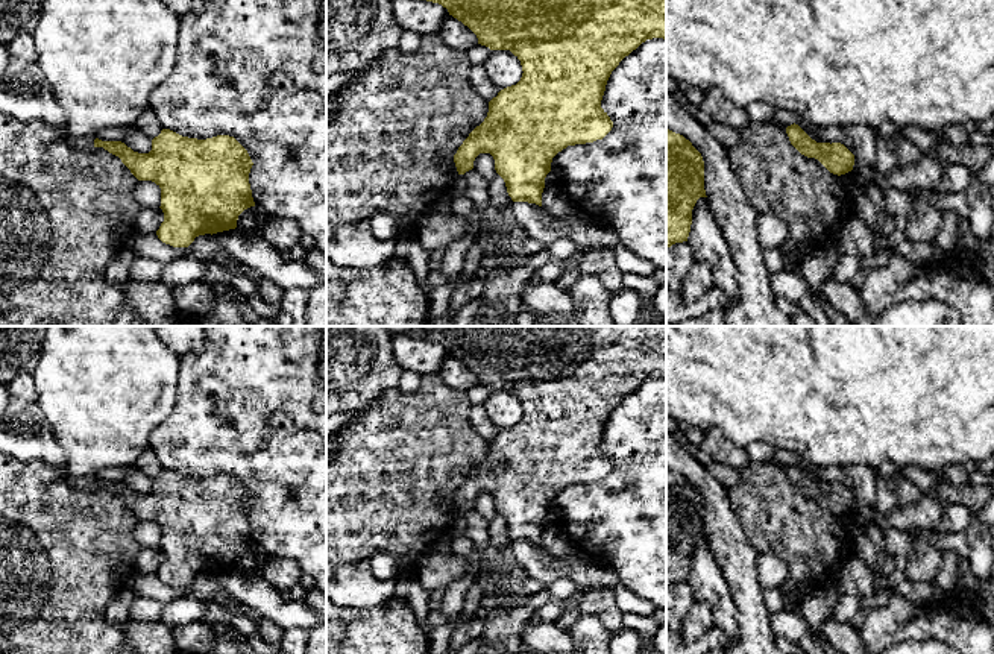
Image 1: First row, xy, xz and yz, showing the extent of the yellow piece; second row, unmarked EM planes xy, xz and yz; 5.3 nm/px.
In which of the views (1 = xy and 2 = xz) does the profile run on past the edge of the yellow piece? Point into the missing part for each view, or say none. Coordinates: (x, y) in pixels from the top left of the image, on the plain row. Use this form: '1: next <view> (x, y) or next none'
1: next none
2: next none

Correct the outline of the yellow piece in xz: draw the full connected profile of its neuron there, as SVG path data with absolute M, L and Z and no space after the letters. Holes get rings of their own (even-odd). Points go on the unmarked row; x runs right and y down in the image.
M382 326L392 335L408 335L439 343L467 366L478 384L510 390L522 405L522 417L489 442L484 461L458 487L454 502L458 514L473 508L480 493L490 493L513 542L542 546L545 517L552 498L568 486L602 479L613 461L601 448L607 420L619 402L642 382L666 379L666 326Z

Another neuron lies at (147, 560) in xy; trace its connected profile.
M141 548L135 560L137 574L156 574L164 561L164 552L161 548Z

